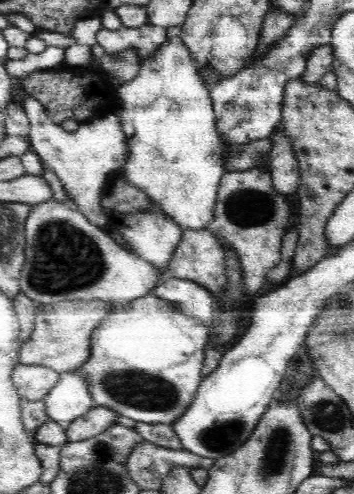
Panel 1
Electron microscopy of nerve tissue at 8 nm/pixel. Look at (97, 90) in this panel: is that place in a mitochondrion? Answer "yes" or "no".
no

